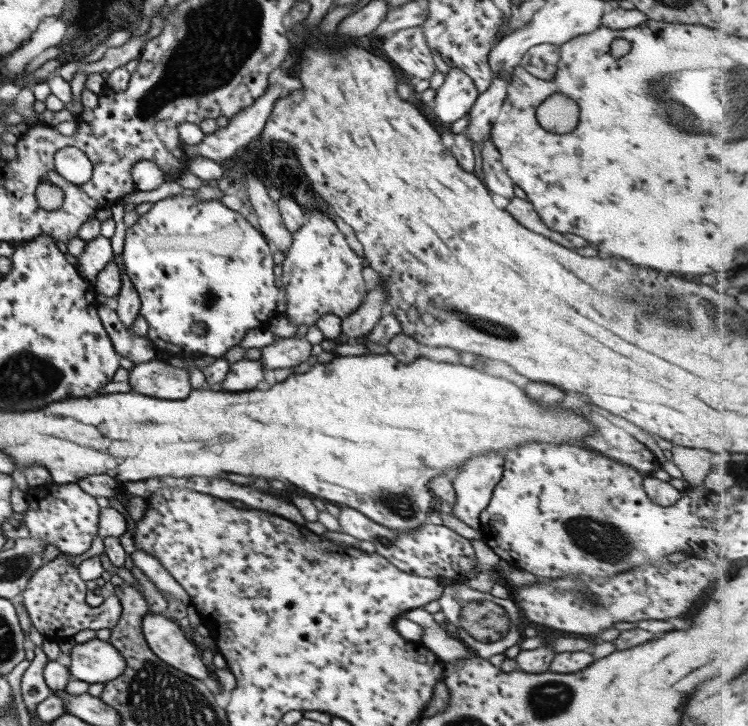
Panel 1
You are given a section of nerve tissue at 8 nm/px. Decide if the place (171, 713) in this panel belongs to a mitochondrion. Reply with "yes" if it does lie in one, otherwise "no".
yes

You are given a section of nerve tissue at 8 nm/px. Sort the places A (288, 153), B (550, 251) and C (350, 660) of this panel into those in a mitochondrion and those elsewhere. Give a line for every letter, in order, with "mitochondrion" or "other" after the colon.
A: other
B: other
C: other

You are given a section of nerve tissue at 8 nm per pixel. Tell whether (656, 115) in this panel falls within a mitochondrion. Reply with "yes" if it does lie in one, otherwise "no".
yes

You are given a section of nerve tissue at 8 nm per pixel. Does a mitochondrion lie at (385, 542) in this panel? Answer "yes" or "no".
yes

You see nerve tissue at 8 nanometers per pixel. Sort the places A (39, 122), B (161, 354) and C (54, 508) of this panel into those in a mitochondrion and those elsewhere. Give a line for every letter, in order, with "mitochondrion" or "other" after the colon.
A: other
B: other
C: other

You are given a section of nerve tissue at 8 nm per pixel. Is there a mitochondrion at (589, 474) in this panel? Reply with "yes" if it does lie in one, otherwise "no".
no

